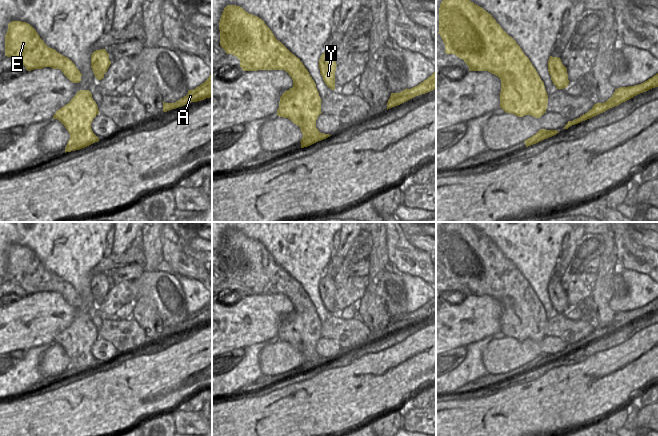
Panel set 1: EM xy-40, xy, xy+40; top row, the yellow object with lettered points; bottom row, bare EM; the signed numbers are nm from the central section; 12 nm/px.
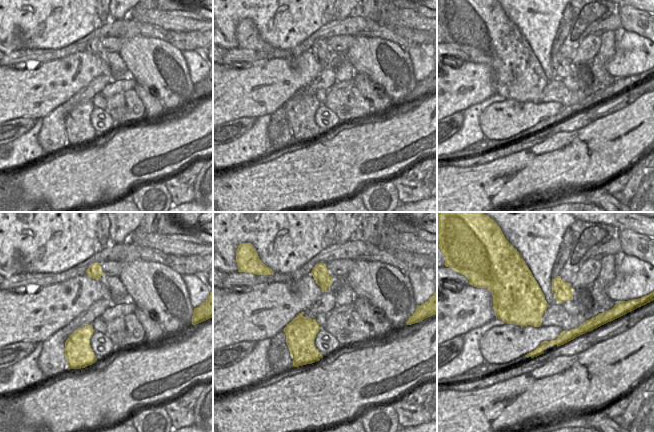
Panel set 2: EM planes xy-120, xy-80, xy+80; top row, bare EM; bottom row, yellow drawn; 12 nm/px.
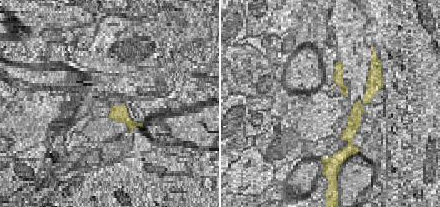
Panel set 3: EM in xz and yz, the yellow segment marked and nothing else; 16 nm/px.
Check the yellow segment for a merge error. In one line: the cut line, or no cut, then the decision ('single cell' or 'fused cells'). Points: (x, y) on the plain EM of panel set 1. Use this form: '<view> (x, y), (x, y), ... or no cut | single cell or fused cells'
xy (319, 357), (321, 363) | fused cells

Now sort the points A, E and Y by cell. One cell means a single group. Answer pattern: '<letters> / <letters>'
A Y / E

